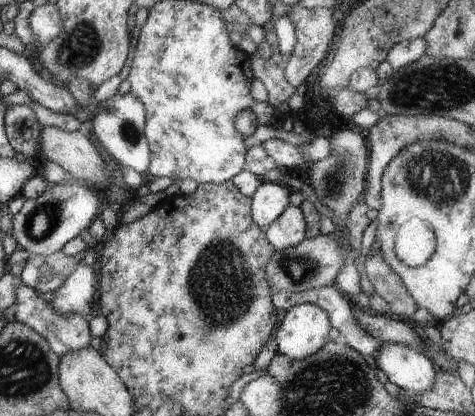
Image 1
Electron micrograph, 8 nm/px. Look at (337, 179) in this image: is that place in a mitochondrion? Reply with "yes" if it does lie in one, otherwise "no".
yes

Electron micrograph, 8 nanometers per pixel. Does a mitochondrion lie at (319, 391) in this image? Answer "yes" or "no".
yes

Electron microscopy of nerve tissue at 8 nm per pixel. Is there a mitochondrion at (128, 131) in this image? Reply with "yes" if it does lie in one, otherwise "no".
yes

